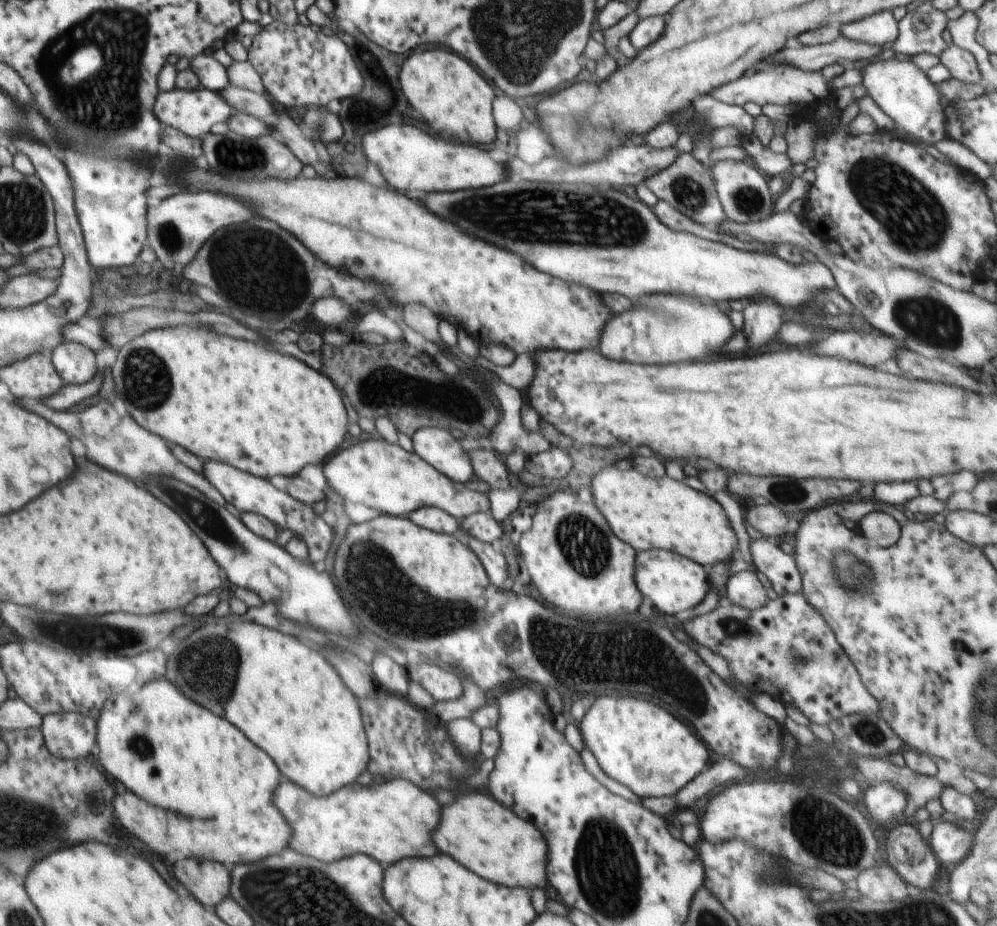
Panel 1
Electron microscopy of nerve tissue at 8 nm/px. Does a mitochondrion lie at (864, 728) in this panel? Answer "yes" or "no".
yes

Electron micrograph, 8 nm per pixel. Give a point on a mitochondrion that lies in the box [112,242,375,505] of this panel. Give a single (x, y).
(147, 384)

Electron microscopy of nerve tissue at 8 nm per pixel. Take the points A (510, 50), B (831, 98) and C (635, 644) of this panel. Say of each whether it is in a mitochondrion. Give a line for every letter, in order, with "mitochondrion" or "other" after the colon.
A: mitochondrion
B: other
C: mitochondrion

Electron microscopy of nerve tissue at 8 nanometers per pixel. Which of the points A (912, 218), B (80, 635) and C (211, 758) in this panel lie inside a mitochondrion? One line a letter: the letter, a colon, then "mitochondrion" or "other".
A: mitochondrion
B: mitochondrion
C: other

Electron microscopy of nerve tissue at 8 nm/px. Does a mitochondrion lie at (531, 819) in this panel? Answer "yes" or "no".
no

